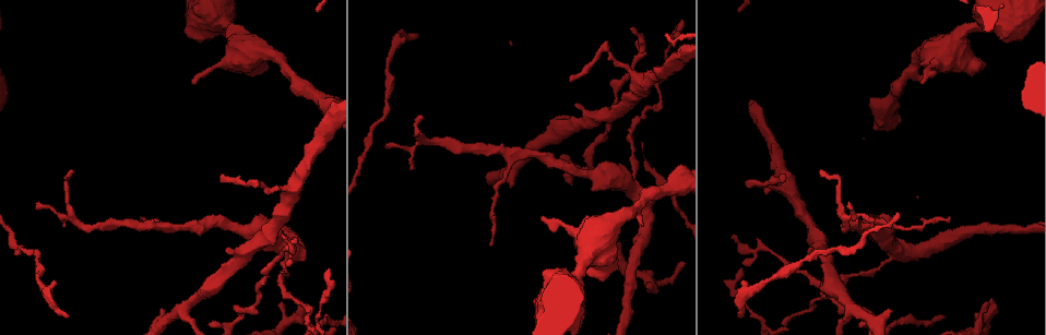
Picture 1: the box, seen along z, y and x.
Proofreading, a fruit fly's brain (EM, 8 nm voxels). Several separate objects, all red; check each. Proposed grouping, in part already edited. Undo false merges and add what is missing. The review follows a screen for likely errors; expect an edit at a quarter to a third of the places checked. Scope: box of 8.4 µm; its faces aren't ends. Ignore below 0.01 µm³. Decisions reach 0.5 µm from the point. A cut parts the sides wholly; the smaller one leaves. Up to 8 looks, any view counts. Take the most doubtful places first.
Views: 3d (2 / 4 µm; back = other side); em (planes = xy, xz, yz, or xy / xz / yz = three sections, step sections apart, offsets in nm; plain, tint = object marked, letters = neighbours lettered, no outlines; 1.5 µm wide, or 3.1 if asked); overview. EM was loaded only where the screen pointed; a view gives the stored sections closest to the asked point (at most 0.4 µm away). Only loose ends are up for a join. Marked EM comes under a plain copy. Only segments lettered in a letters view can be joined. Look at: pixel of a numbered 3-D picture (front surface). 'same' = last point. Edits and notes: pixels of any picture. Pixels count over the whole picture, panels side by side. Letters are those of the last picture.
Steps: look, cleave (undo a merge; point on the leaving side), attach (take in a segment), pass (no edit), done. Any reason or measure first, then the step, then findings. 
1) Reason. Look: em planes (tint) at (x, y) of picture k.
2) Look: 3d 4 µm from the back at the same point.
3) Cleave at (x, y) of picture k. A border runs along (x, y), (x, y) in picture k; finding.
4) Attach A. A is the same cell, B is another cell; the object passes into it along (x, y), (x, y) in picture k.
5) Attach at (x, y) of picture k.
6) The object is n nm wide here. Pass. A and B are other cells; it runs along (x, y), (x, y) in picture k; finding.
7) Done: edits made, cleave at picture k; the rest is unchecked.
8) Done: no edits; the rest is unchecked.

Branch stops here. Look: em planes (letters) at (66, 316) of picture 1.

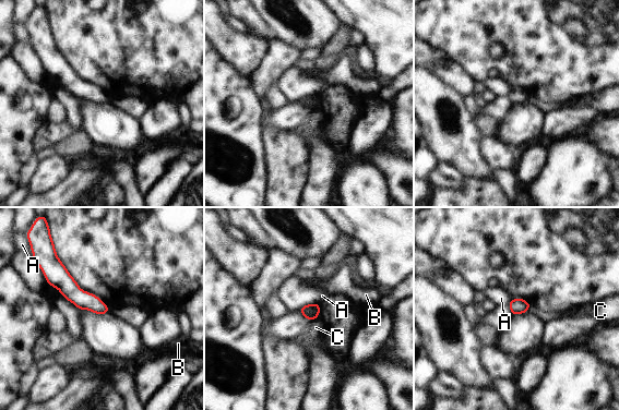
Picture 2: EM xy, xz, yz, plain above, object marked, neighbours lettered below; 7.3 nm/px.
The object is 110 nm wide here. Pass. A, B and C are other cells; it runs along (49, 270), (79, 298), (105, 310) in picture 2; none of them fits.

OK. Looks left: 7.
Thin end. Look: 3d 2 µm at (38, 210) of picture 1.

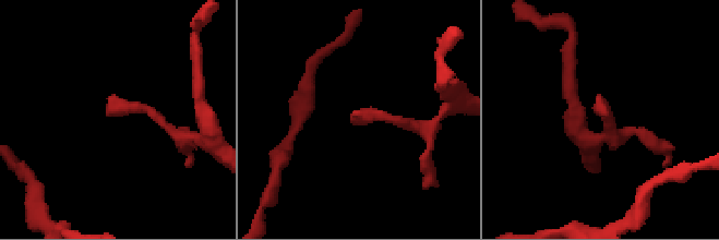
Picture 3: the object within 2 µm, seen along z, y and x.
Shape alone is not enough. Look: em planes (letters) at (352, 121) of picture 3.

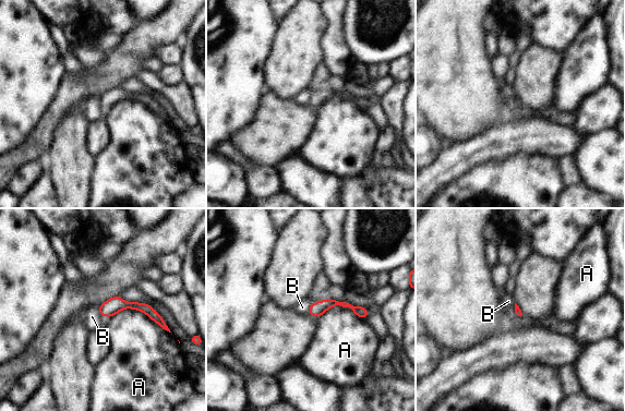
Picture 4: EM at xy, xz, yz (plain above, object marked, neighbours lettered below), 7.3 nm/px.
Pass. A and B are other cells; a border runs along (98, 305), (98, 313), (100, 315) in picture 4; no lettered segment goes on from it.

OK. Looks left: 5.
Branch stops here. Look: em xz step 4 (letters) at (575, 105) of picture 1.

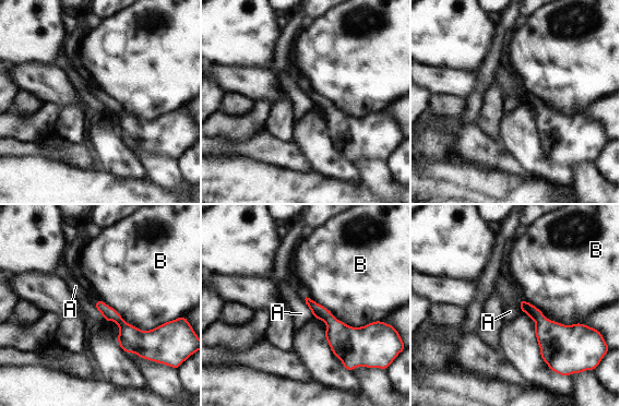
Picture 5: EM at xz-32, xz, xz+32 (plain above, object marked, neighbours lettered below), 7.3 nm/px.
Cut it another way. Look: em planes (letters) at the same point.

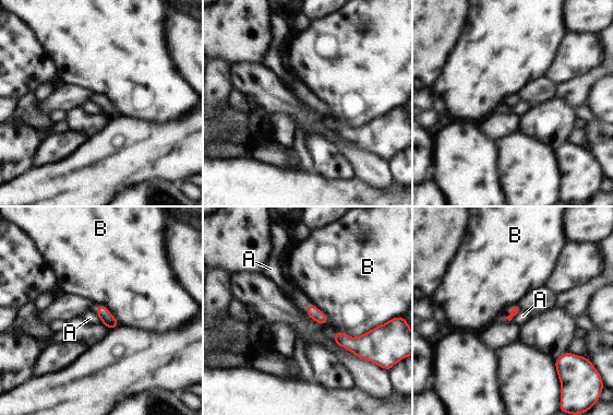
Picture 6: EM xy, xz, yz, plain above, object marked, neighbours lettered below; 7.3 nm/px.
Pass. A and B are other cells; a border runs along (520, 309), (509, 320) in picture 6; none of them fits.

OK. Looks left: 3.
Done: no edits; the rest is unchecked.

